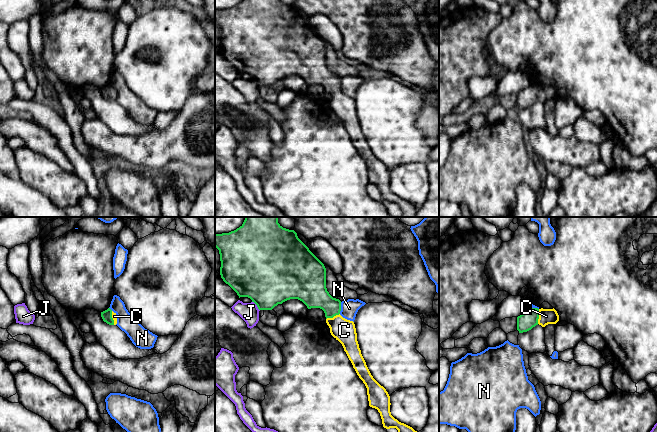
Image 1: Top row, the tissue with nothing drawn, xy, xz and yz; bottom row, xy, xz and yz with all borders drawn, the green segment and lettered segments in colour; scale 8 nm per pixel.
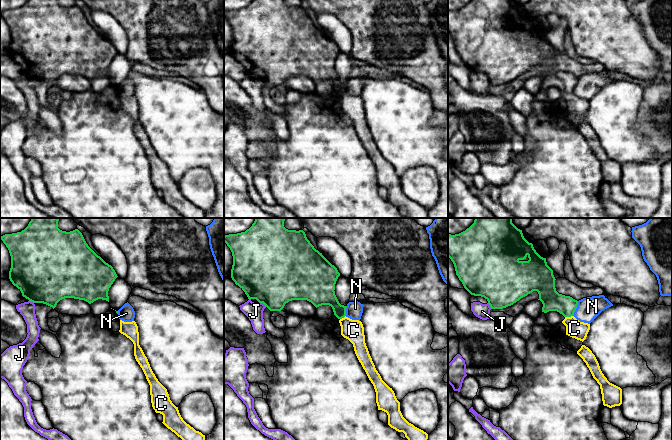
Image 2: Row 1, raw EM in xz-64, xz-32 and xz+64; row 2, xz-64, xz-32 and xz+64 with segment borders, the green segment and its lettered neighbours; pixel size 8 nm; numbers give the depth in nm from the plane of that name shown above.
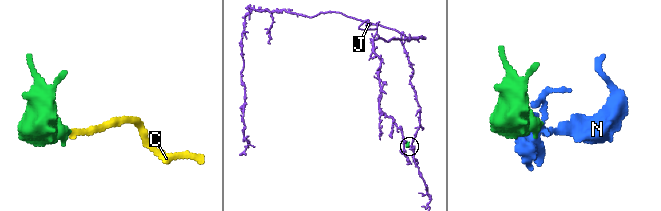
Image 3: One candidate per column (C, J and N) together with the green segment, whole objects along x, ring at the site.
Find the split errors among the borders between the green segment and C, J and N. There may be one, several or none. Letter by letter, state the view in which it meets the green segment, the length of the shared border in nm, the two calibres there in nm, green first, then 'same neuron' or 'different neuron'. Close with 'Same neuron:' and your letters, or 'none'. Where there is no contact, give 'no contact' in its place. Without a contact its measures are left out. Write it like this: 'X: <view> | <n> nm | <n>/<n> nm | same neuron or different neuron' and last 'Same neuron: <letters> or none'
C: yz | 120 nm | 140/130 nm | same neuron
J: xz | 100 nm | 460/160 nm | different neuron
N: xz | 100 nm | 220/140 nm | different neuron
Same neuron: C

